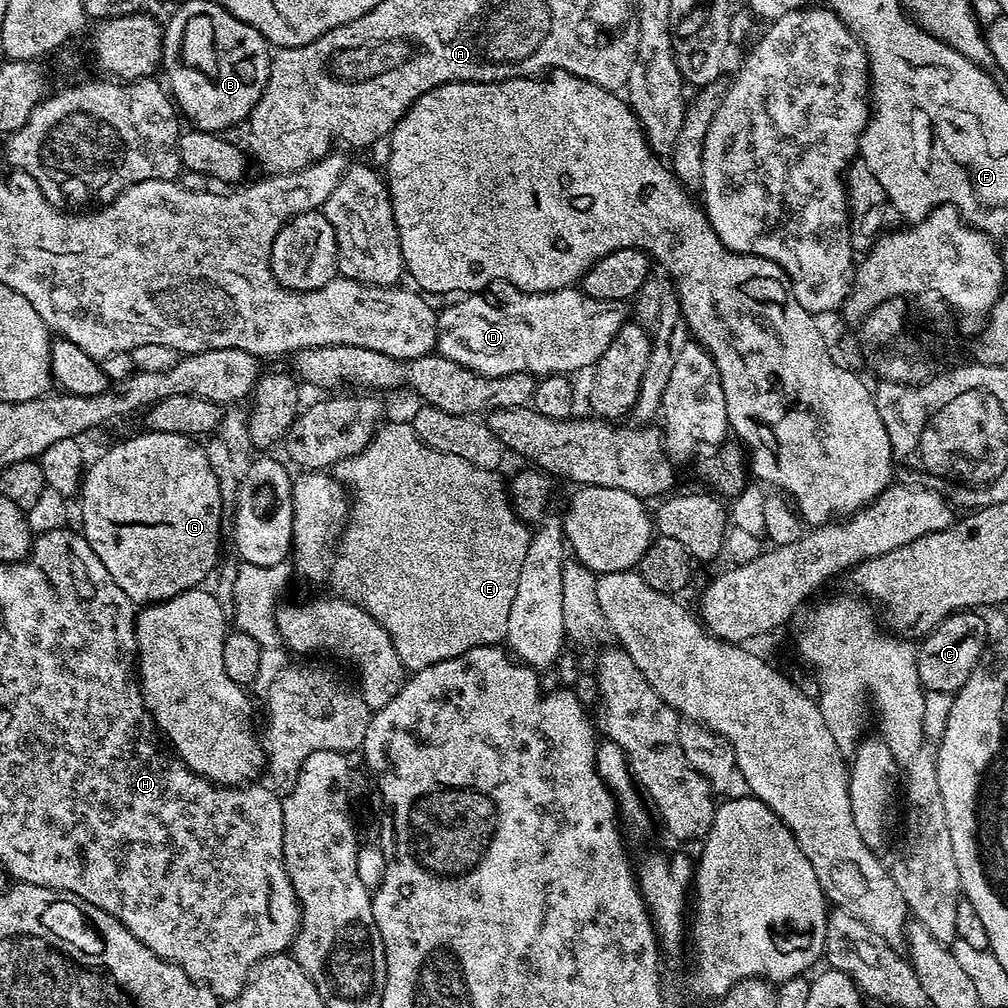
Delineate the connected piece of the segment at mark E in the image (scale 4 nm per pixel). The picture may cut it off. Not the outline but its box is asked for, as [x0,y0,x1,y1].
[330,423,530,673]

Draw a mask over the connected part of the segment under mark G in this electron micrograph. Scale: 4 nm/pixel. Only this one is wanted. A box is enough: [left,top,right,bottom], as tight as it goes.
[78,430,222,606]

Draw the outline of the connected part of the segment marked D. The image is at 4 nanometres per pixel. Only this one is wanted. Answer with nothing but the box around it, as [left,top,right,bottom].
[438,287,630,378]

